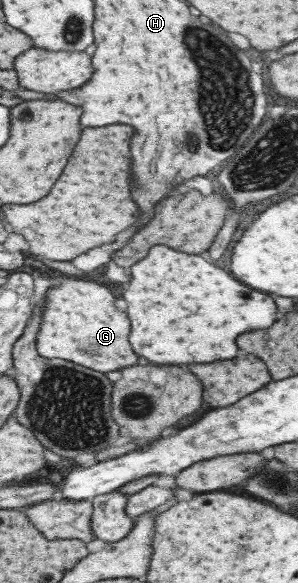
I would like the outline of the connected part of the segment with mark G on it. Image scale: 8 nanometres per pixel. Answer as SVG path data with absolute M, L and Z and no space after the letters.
M63 275L51 279L45 299L36 332L35 348L40 357L67 360L103 374L136 363L128 343L128 319L116 311L114 295L105 286Z

